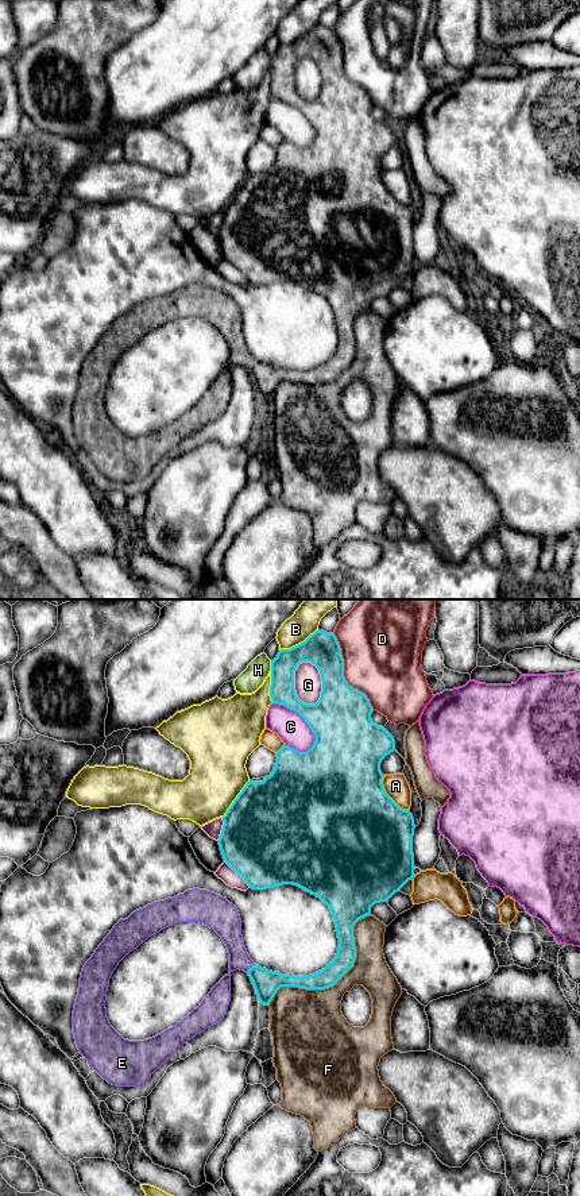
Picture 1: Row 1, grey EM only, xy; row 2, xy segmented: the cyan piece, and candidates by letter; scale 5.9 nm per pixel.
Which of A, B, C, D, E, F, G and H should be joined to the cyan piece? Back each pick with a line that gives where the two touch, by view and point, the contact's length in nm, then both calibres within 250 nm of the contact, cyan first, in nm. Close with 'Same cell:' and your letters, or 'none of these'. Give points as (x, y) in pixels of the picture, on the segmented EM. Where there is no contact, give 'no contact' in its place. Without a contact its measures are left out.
E: meets cyan in xy at (250, 968); contact 70 nm long; 160 nm thick on the cyan side, 130 nm on the other
Same cell: E

